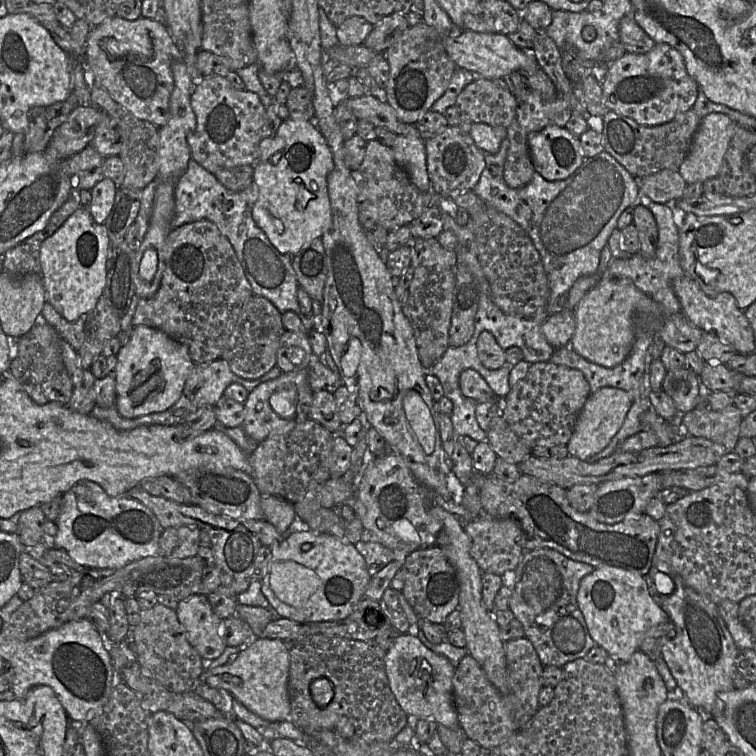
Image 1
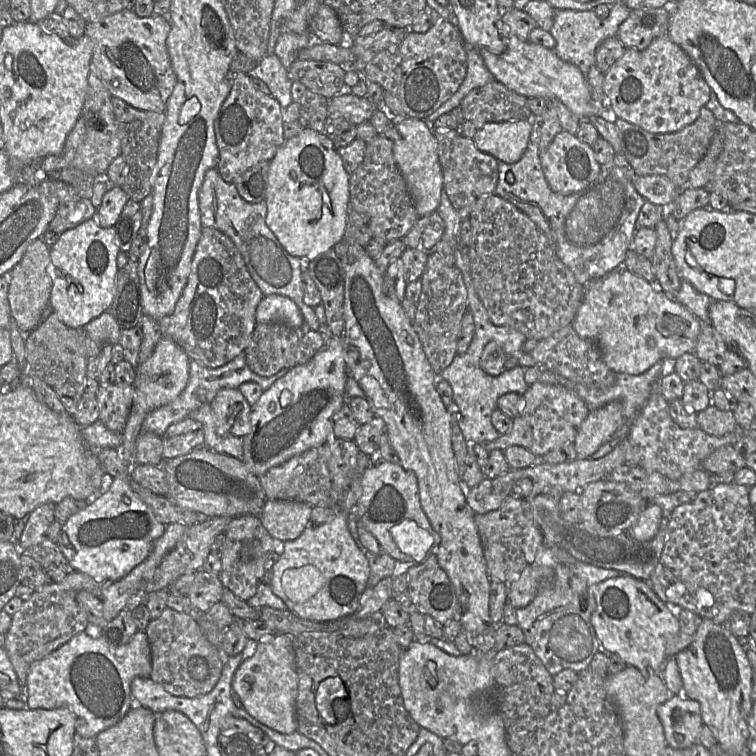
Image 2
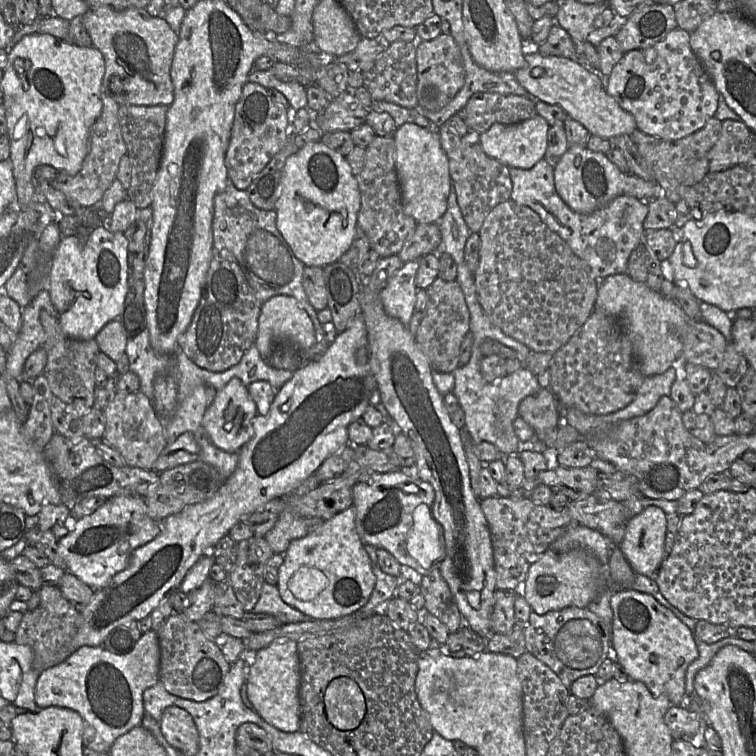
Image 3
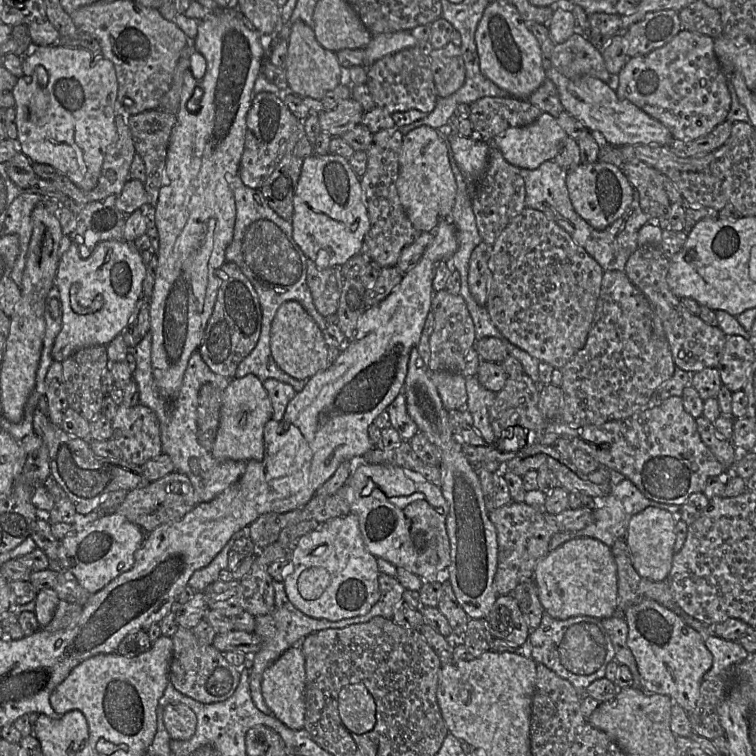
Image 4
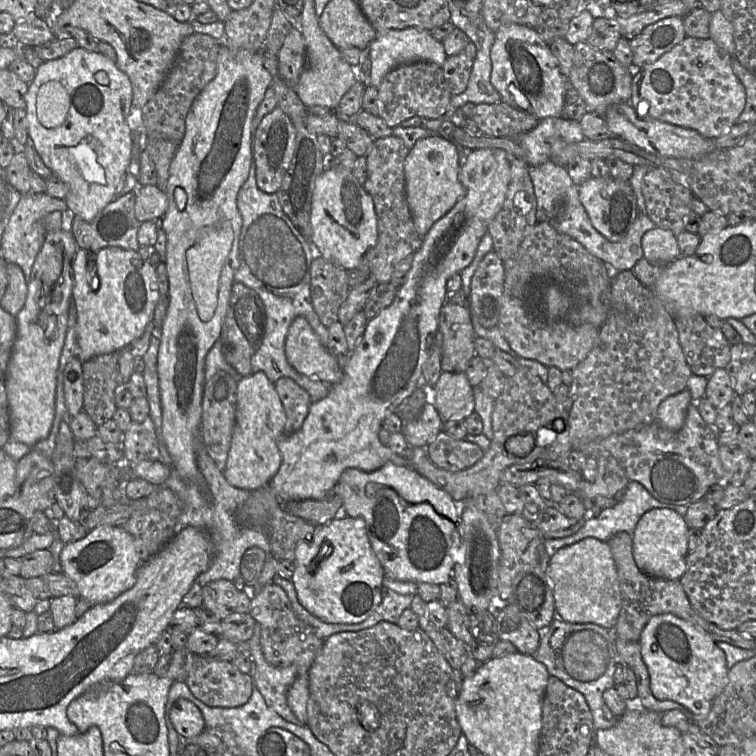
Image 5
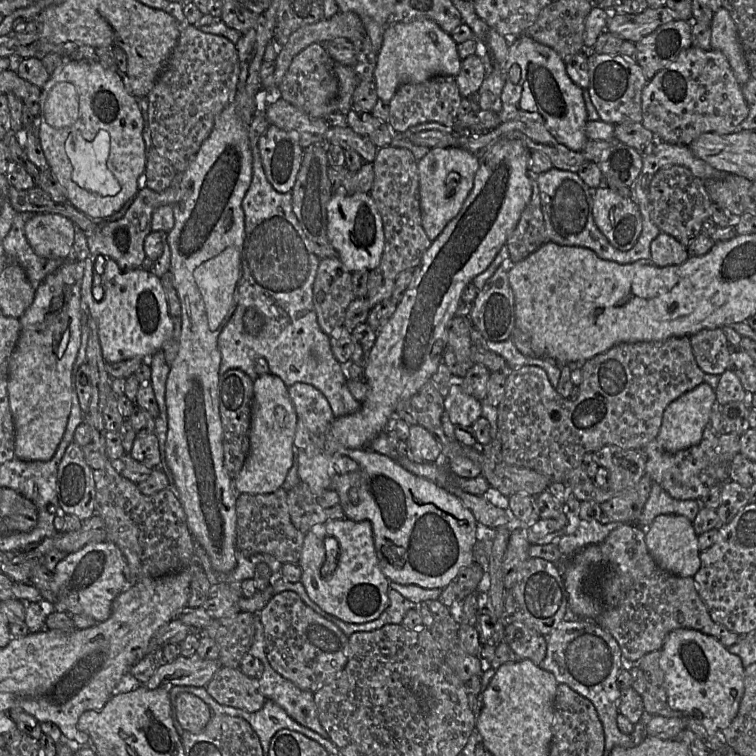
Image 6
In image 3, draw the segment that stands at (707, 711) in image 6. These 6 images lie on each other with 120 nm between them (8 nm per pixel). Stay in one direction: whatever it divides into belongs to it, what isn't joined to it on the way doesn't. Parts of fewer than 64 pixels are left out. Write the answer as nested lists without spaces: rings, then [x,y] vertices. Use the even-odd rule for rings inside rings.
[[[634,589],[617,590],[611,597],[610,606],[613,611],[610,646],[616,651],[618,662],[624,667],[629,678],[644,683],[654,696],[667,695],[671,705],[684,705],[686,703],[686,671],[698,657],[693,632],[650,594]]]

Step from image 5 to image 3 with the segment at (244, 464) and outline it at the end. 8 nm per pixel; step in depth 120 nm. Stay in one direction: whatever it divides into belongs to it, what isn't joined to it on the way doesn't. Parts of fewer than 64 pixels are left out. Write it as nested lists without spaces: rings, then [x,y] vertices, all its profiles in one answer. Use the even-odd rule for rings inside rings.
[[[232,378],[219,391],[203,417],[203,426],[211,441],[227,452],[239,452],[254,435],[253,420],[258,415],[257,407],[247,386],[240,379]]]

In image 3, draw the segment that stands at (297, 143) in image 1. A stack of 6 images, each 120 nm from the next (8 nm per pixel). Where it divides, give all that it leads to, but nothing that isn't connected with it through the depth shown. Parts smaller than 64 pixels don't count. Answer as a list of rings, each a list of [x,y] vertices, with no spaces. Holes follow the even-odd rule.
[[[321,141],[307,143],[284,166],[282,191],[276,203],[276,227],[305,266],[338,262],[353,241],[361,197],[356,176],[345,157]]]

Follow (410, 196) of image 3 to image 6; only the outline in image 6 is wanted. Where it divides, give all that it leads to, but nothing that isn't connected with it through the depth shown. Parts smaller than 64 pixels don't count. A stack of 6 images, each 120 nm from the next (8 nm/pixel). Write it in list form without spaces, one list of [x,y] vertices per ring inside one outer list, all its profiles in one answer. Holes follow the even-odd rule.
[[[461,147],[431,148],[418,161],[419,195],[422,226],[431,241],[439,236],[445,226],[461,210],[471,192],[480,159]]]

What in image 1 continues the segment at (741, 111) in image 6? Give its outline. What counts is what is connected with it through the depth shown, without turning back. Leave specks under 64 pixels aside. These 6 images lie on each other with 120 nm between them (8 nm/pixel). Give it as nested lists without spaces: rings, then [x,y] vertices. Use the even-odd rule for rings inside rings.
[[[656,43],[651,51],[644,54],[626,52],[608,66],[602,80],[602,100],[607,110],[629,117],[645,126],[670,122],[678,114],[691,110],[698,92],[699,84],[688,74],[683,56],[666,43]]]

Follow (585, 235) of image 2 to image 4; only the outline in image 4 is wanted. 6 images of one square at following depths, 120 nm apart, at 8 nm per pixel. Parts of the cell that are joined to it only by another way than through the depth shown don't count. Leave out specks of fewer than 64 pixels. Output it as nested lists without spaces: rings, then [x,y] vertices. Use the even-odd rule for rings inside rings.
[[[553,160],[543,162],[537,169],[520,169],[524,179],[527,208],[542,212],[548,219],[565,230],[573,241],[582,247],[603,269],[607,271],[624,271],[632,253],[639,247],[638,232],[654,219],[644,213],[640,207],[639,195],[633,189],[633,201],[625,213],[604,230],[596,230],[583,220],[573,208],[566,185],[567,171]]]

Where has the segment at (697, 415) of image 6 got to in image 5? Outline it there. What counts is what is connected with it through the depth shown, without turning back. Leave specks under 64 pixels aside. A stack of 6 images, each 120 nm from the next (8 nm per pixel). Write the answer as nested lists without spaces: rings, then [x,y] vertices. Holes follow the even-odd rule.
[[[687,389],[667,397],[658,406],[656,423],[670,431],[680,430],[691,403],[691,395]]]

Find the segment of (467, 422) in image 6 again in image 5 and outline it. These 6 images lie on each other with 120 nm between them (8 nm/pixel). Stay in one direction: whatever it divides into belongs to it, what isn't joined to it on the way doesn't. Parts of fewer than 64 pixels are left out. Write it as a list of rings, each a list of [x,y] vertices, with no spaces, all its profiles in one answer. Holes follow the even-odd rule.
[[[442,371],[436,385],[430,391],[430,400],[442,418],[465,420],[474,412],[473,387],[465,373]]]

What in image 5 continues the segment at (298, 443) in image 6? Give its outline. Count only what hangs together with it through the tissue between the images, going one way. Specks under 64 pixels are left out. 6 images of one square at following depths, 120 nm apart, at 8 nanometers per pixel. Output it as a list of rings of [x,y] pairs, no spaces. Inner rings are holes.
[[[280,378],[275,383],[286,414],[285,434],[298,431],[312,404],[309,393],[290,378]]]

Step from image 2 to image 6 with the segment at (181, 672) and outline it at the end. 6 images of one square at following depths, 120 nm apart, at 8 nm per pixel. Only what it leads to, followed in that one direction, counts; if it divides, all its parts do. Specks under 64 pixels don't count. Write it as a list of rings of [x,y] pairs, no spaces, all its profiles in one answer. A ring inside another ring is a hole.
[[[219,668],[205,689],[219,704],[247,712],[259,711],[266,701],[258,679],[247,677],[236,668]]]

